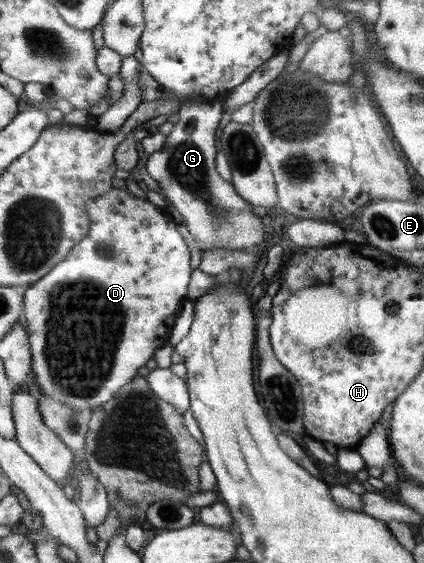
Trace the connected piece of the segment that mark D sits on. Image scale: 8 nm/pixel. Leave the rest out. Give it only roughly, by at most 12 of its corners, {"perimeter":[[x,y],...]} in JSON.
{"perimeter":[[88,200],[22,290],[35,383],[85,414],[168,343],[193,271],[169,210]]}

